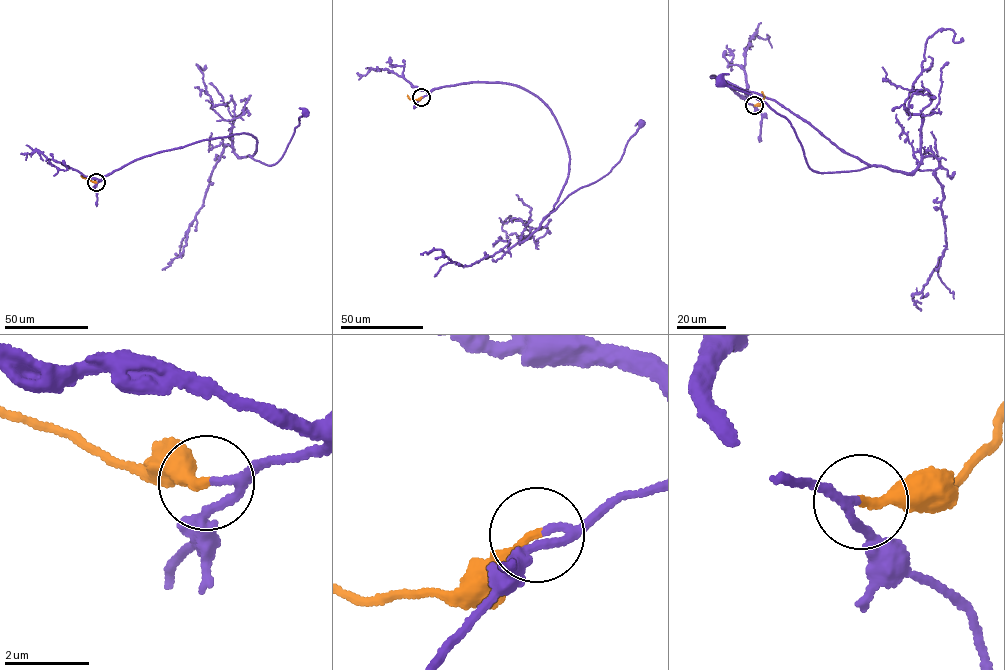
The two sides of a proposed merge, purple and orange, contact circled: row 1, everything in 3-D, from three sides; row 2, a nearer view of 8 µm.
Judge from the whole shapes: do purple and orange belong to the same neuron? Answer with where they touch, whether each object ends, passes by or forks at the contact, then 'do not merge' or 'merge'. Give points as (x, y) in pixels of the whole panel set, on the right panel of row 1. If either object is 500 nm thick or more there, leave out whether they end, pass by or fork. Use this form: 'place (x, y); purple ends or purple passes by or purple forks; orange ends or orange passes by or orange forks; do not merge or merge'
place (754, 105); purple passes by; orange ends; merge

